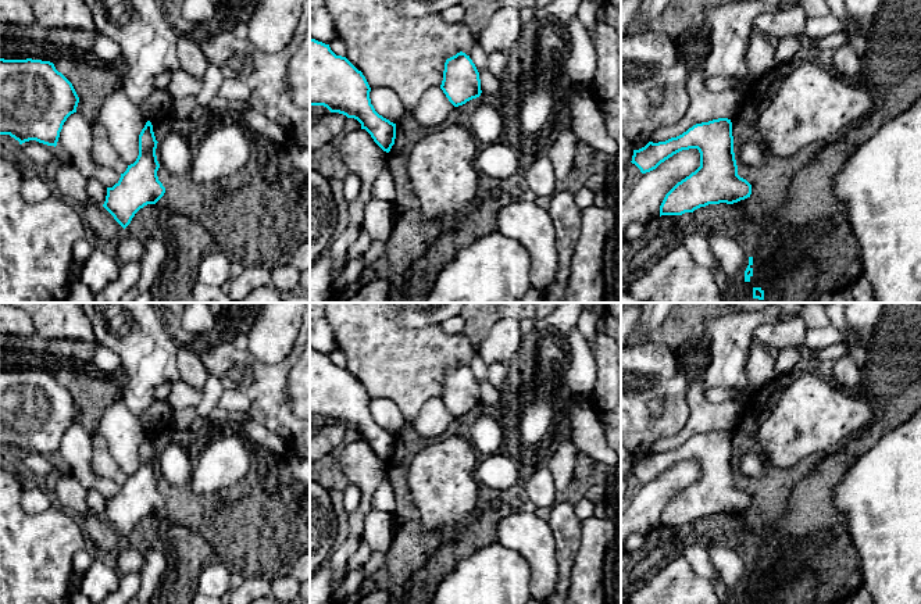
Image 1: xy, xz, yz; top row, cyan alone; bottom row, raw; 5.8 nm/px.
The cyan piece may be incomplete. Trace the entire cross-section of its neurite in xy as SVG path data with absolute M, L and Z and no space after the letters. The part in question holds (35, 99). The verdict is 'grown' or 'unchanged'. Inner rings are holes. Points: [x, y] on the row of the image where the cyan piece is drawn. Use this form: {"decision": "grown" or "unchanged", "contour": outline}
{"decision": "unchanged", "contour": "M0 58L0 135L10 135L19 144L36 140L56 147L63 125L76 112L78 103L72 83L53 62Z"}

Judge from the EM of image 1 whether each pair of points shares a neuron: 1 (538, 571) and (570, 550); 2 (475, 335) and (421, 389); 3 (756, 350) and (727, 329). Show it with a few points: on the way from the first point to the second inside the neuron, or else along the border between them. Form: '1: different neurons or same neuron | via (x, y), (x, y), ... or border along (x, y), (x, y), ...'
1: different neurons | border along (549, 526), (557, 565), (554, 589)
2: different neurons | border along (466, 333), (473, 349)
3: different neurons | border along (753, 340), (749, 349), (746, 378)

